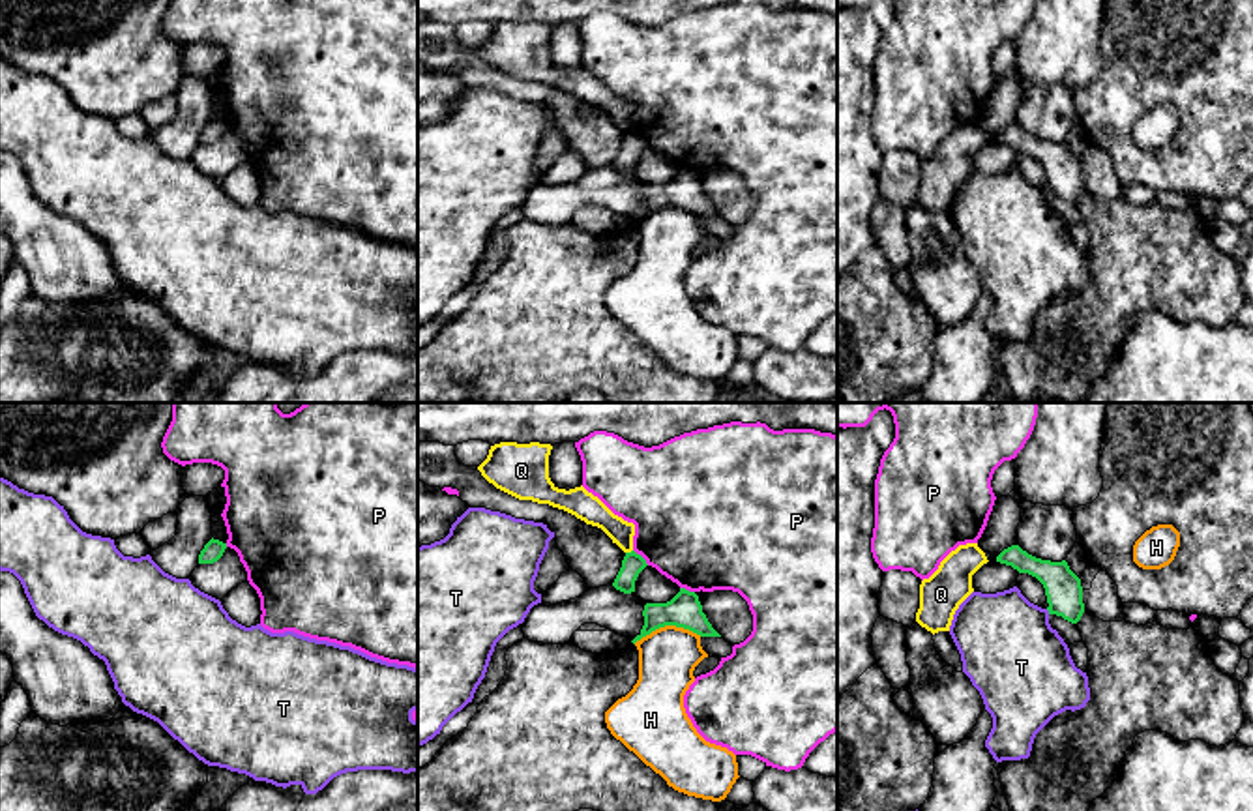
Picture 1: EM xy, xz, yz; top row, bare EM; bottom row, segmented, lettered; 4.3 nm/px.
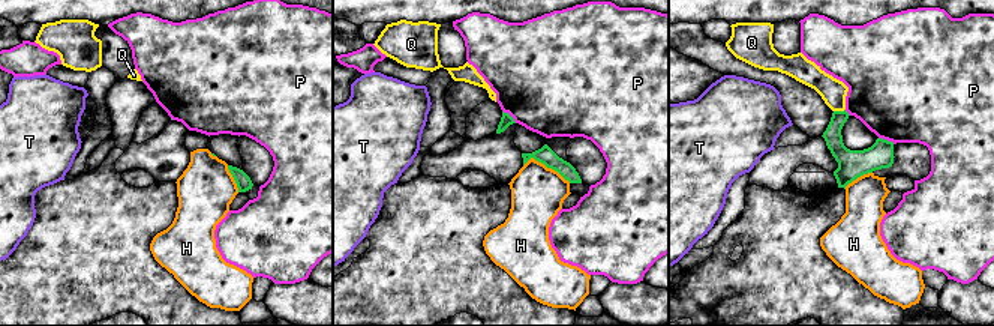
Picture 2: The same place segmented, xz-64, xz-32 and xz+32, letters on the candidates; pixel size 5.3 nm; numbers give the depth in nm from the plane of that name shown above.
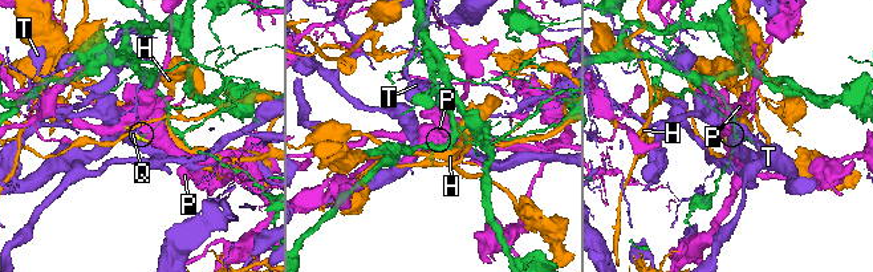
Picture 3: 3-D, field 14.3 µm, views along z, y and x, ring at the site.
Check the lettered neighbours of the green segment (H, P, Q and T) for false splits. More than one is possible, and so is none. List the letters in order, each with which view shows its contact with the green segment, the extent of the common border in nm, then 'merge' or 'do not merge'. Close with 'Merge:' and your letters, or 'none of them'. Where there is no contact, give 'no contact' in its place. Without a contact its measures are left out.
H: meets green in xz; contact 300 nm long; do not merge
P: meets green in xz; contact 100 nm long; do not merge
Q: meets green in xz; contact 40 nm long; do not merge
T: meets green in yz; contact 30 nm long; do not merge
Merge: none of them

